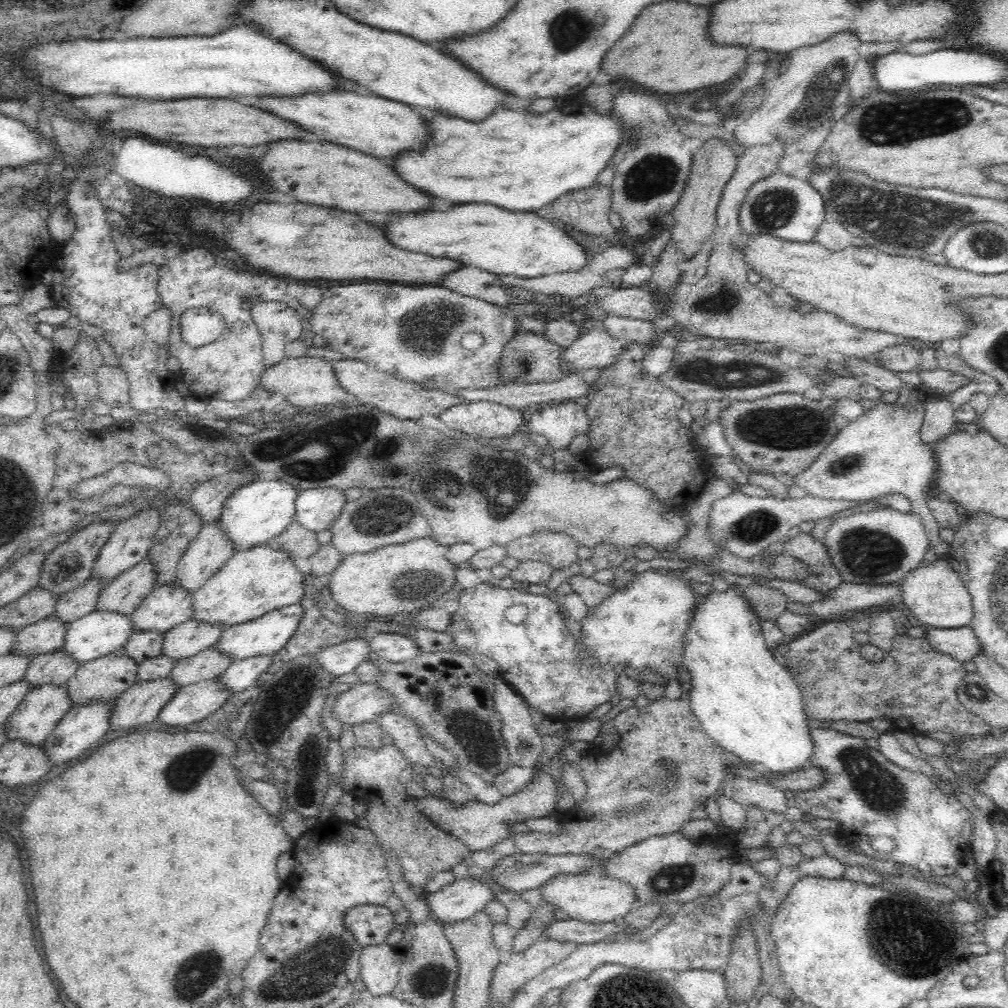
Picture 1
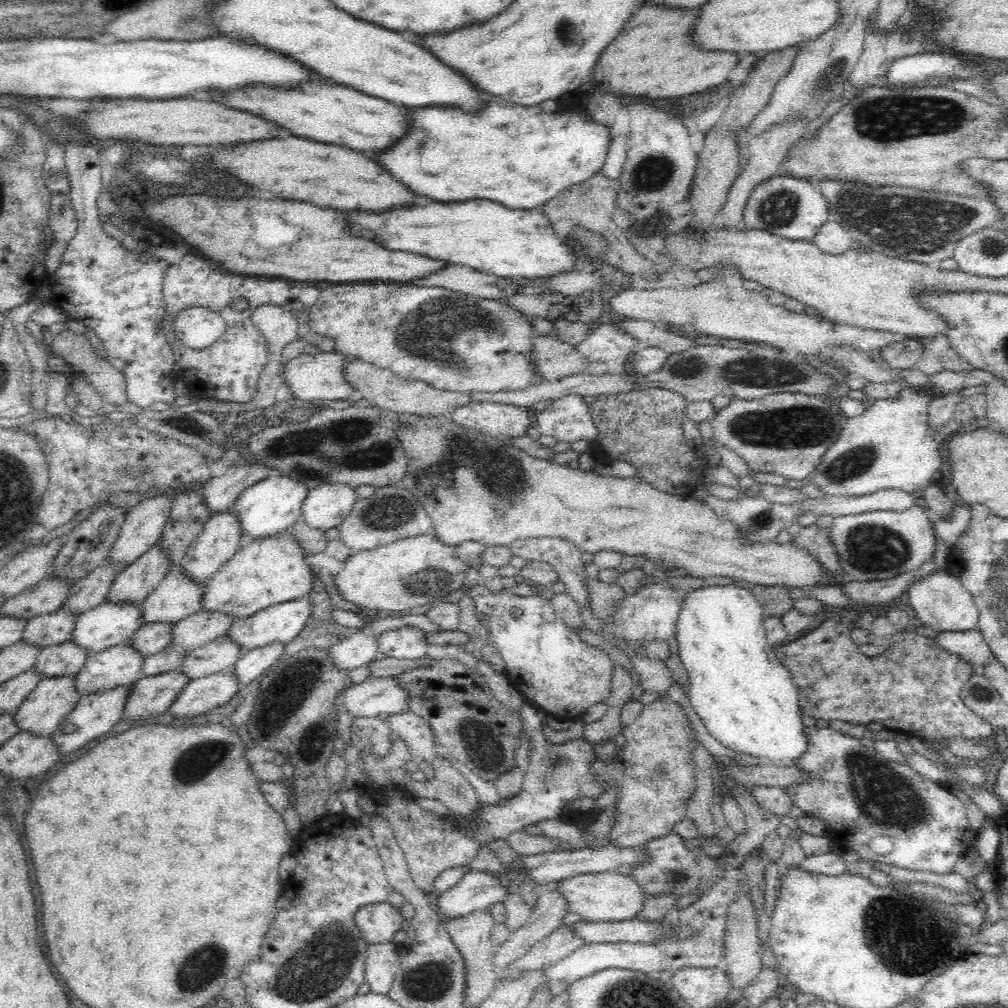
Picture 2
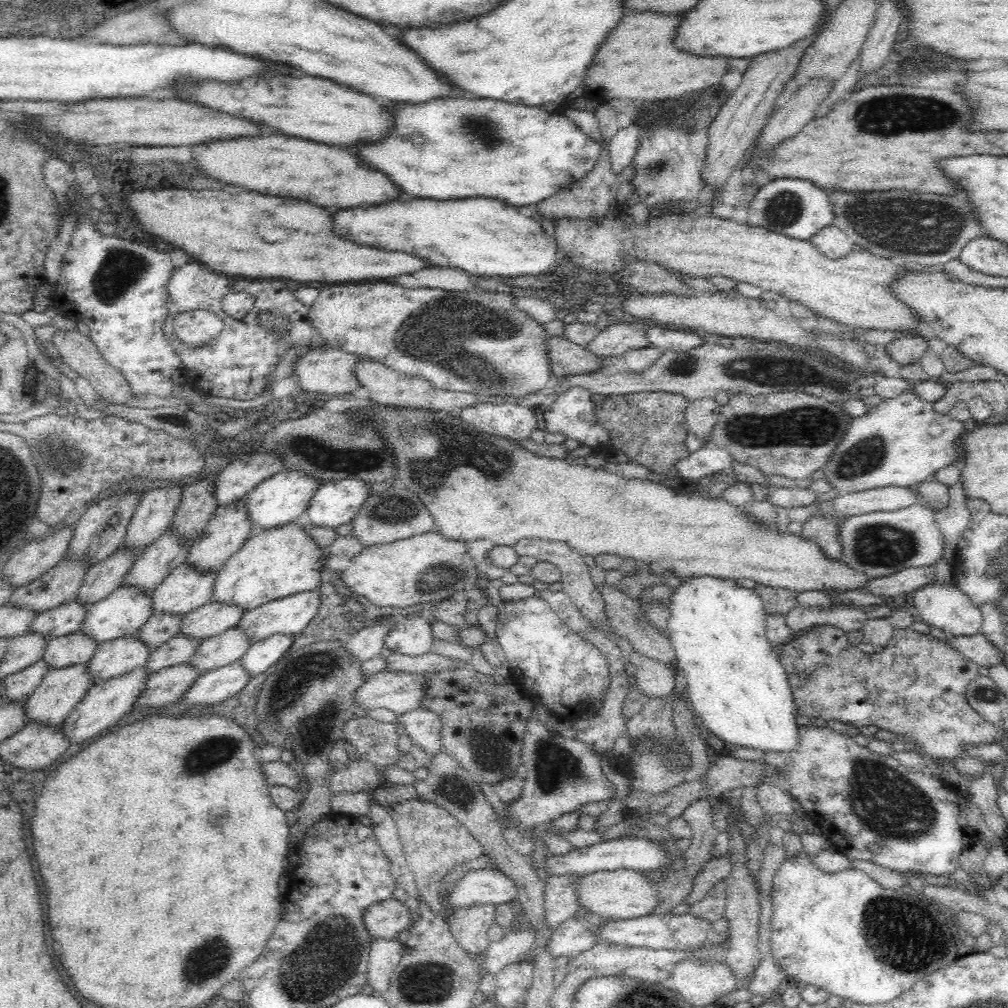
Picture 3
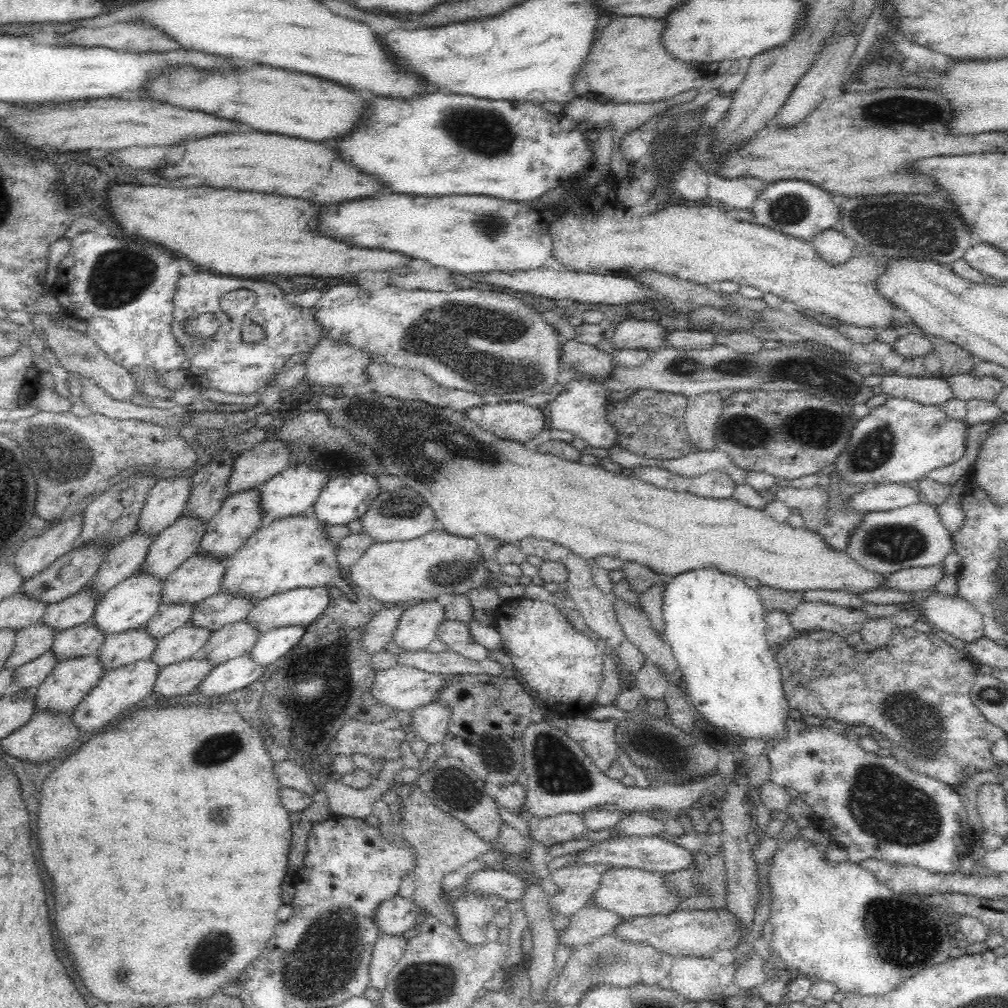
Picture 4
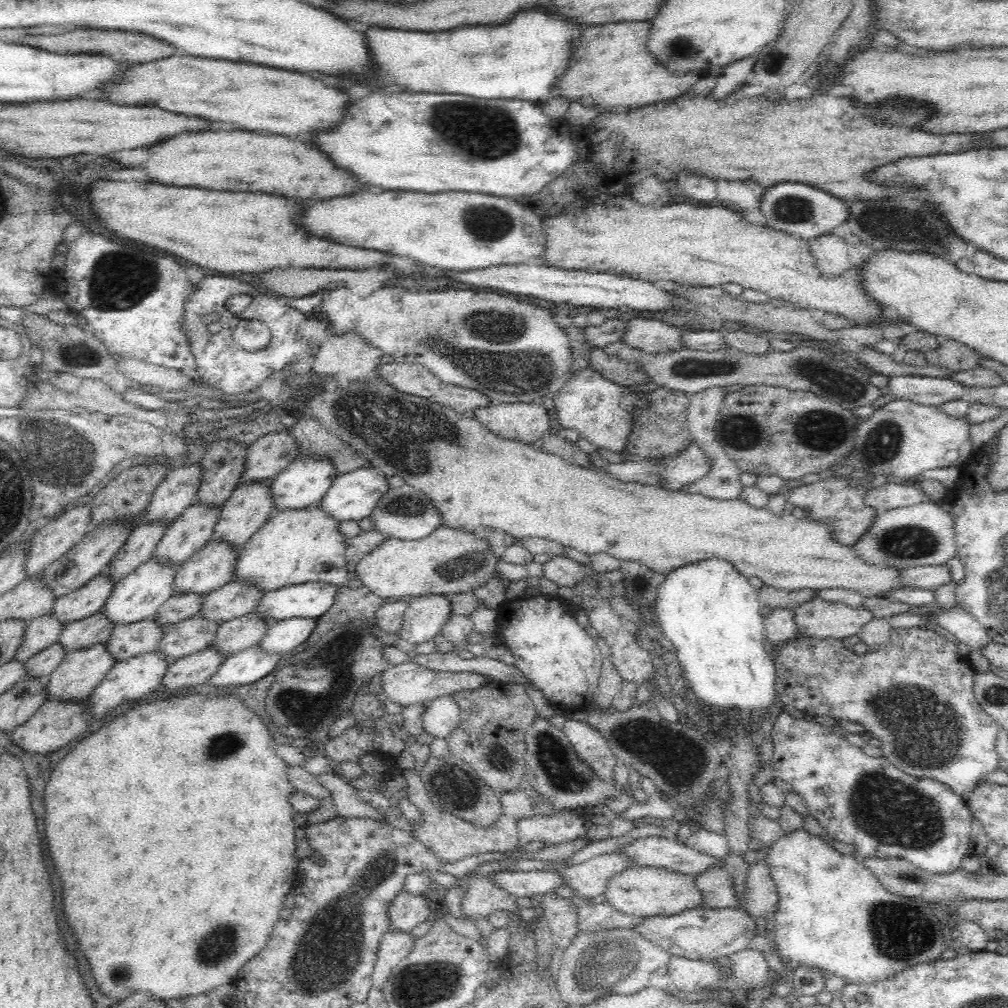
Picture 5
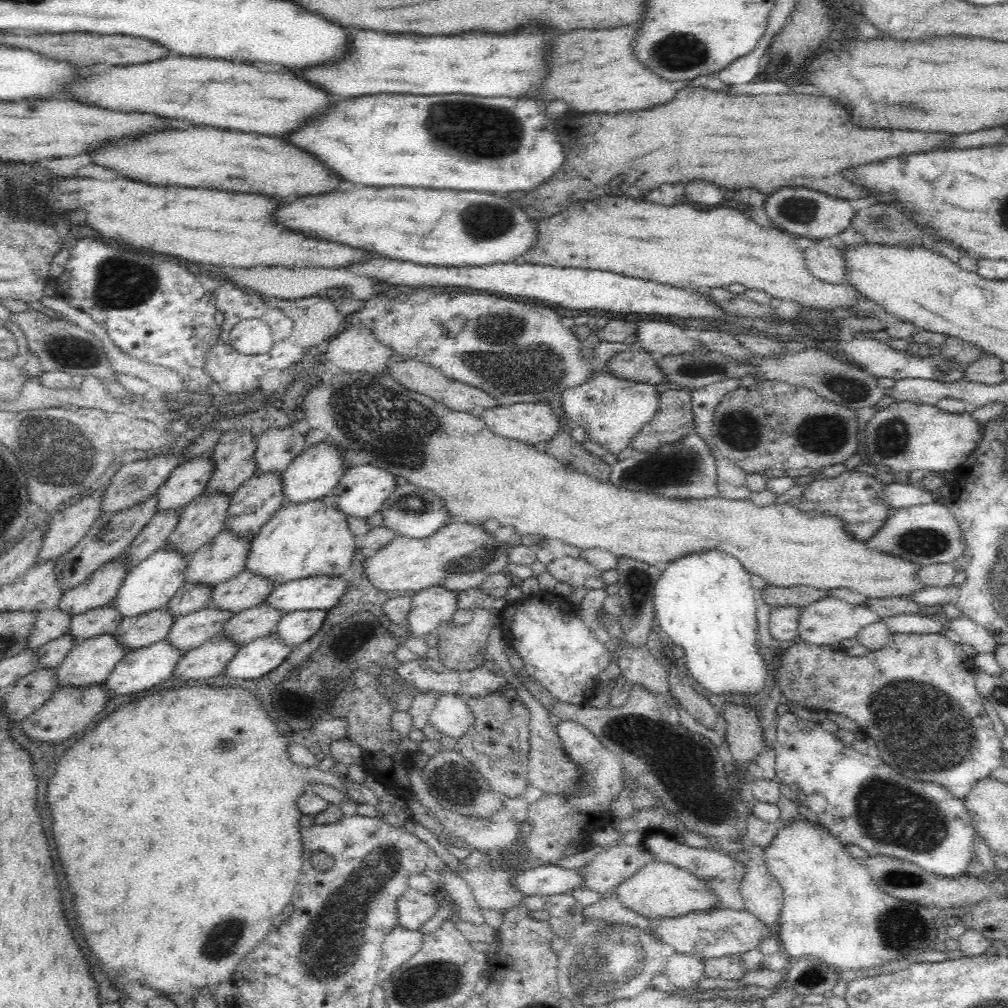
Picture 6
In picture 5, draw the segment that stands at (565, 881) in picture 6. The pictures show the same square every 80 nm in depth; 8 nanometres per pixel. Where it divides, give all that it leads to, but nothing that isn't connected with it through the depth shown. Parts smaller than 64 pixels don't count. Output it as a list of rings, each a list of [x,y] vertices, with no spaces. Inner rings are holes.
[[[548,870],[498,871],[489,876],[500,889],[516,898],[543,896],[550,894],[552,888],[564,885],[562,875]]]

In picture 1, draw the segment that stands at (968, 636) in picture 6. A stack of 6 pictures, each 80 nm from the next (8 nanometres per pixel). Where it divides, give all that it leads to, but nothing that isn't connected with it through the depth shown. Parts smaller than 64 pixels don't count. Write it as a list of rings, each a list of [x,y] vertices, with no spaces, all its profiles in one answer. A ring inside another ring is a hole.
[[[948,556],[936,557],[932,563],[923,561],[917,568],[914,568],[901,582],[902,601],[908,607],[908,613],[919,620],[920,625],[936,628],[958,628],[967,626],[972,620],[973,608],[970,593],[966,585],[962,583],[958,574],[950,567]]]

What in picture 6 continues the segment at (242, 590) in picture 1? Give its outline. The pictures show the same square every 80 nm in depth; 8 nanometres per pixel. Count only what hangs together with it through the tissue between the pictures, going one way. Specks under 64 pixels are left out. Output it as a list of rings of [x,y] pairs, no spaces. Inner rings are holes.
[[[328,499],[314,500],[306,504],[285,503],[271,520],[250,540],[245,568],[251,574],[260,575],[274,584],[300,580],[313,576],[342,577],[350,573],[352,558],[359,539],[353,536],[347,524],[348,517],[329,503]]]

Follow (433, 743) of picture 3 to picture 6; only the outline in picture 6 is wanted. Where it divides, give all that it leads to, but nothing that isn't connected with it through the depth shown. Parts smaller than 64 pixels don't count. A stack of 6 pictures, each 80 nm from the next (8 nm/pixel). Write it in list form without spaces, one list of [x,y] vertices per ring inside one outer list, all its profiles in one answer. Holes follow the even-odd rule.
[[[441,694],[436,699],[432,712],[428,714],[427,723],[435,727],[440,734],[458,739],[470,724],[474,724],[474,717],[466,707],[462,695]]]

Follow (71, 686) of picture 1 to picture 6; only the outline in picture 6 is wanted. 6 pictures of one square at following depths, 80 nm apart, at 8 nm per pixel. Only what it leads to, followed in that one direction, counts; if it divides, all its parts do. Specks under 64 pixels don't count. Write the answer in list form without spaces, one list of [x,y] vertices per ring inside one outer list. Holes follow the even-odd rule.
[[[160,608],[137,617],[123,618],[114,636],[127,653],[165,640],[174,621],[166,608]]]

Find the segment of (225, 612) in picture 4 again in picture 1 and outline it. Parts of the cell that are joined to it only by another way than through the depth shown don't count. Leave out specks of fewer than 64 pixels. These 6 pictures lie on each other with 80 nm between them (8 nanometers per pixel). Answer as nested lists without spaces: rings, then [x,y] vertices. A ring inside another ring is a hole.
[[[188,619],[165,634],[160,655],[174,659],[174,662],[190,658],[216,645],[223,630],[222,625]]]

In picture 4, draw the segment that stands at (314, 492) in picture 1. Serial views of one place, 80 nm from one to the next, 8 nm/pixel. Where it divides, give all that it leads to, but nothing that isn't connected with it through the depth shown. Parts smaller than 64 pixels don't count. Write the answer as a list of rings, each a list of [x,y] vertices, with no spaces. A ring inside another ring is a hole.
[[[370,474],[331,478],[315,501],[315,518],[325,526],[342,526],[360,519],[381,492]]]

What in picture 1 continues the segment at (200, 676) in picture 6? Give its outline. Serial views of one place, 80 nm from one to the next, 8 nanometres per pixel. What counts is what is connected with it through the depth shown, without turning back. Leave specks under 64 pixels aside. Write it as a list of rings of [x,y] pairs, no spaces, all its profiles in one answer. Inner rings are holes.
[[[168,677],[133,684],[114,700],[108,730],[151,727],[162,706],[176,691],[174,683]]]

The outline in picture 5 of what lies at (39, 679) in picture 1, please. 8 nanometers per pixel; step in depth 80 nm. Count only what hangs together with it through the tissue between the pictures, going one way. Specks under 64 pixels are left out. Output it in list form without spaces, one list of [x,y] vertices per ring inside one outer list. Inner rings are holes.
[[[96,613],[64,626],[58,644],[64,647],[65,653],[87,649],[106,644],[112,630],[112,621],[106,619],[104,613]]]

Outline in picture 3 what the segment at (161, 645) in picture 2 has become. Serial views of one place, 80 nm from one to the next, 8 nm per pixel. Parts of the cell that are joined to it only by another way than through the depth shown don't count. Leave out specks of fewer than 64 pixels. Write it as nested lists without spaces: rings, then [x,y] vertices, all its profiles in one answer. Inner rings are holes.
[[[180,614],[150,615],[139,628],[136,638],[148,645],[150,650],[154,650],[179,634],[180,622],[182,622]]]

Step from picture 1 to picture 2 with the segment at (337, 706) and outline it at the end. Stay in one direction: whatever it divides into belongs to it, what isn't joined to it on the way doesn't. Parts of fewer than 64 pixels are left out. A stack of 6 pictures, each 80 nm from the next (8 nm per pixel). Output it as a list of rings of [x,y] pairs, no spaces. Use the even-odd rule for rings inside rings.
[[[370,677],[343,691],[342,704],[353,718],[406,711],[406,691],[392,677]]]

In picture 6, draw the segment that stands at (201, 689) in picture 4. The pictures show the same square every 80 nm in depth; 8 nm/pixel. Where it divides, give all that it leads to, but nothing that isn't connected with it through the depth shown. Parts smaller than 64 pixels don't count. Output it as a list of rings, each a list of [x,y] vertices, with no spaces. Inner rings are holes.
[[[270,635],[258,638],[241,646],[220,675],[242,680],[260,678],[280,666],[292,647],[294,646],[279,644]]]

